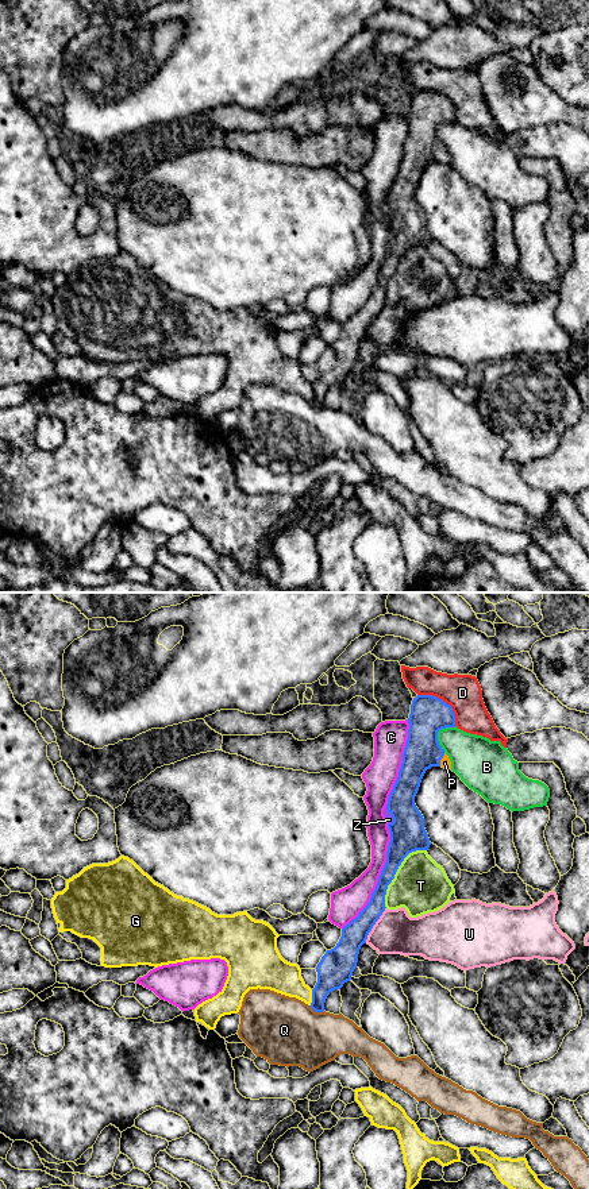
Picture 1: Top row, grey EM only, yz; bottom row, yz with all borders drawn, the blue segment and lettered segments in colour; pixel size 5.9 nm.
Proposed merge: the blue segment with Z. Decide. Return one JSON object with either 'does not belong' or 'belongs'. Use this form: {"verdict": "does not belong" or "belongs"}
{"verdict": "belongs"}

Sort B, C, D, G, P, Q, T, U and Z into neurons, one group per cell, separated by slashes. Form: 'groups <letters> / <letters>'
groups B / C / D / G / P Z / Q / T / U

